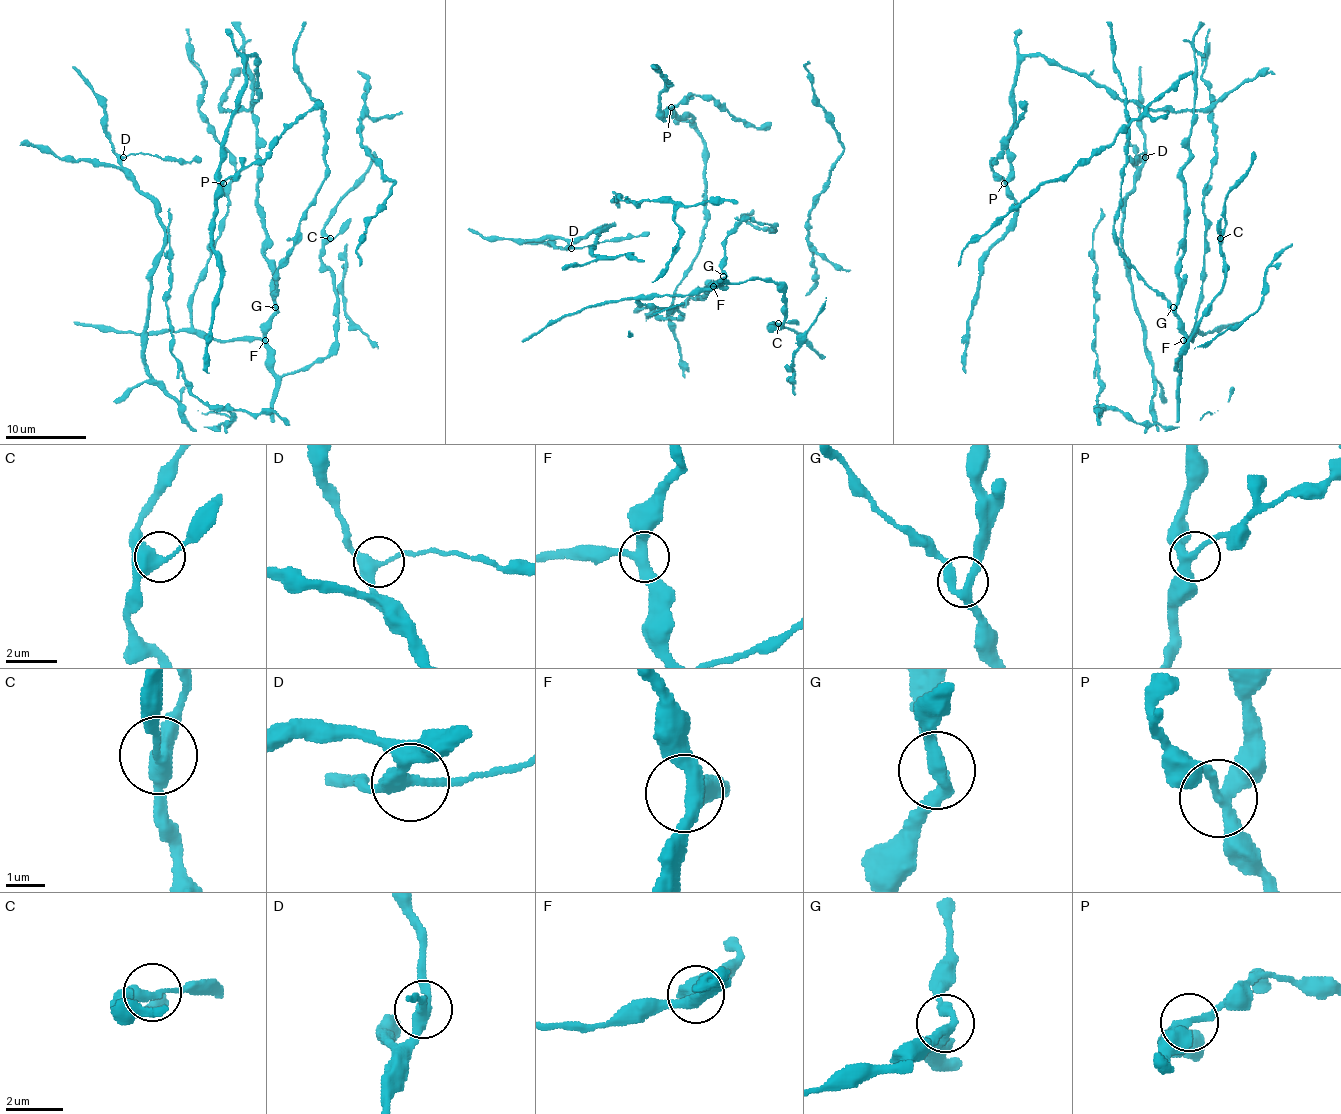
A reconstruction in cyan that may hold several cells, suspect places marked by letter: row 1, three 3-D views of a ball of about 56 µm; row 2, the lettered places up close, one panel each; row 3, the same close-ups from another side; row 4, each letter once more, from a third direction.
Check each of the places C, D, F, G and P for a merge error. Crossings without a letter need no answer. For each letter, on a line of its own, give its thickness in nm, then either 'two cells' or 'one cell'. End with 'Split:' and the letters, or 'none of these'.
C: calibre 320 nm; one cell
D: calibre 320 nm; one cell
F: calibre 360 nm; one cell
G: calibre 280 nm; one cell
P: calibre 280 nm; one cell
Split: none of these

